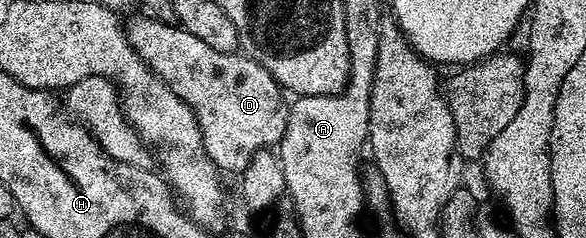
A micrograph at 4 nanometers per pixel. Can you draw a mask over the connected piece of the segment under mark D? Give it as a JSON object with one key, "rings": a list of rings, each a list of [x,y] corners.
{"rings":[[[152,16],[137,17],[128,19],[125,35],[129,37],[129,43],[133,45],[138,56],[148,64],[149,69],[159,75],[171,88],[171,92],[175,92],[175,96],[179,96],[179,100],[186,102],[195,112],[201,129],[201,149],[204,154],[215,163],[218,171],[226,175],[244,175],[247,164],[251,164],[253,157],[263,149],[276,147],[287,128],[287,98],[271,76],[271,72],[267,72],[267,68],[260,66],[254,58],[250,58],[244,52],[228,54],[203,44],[199,36],[191,36],[191,32],[187,32],[180,24],[160,22]]]}

